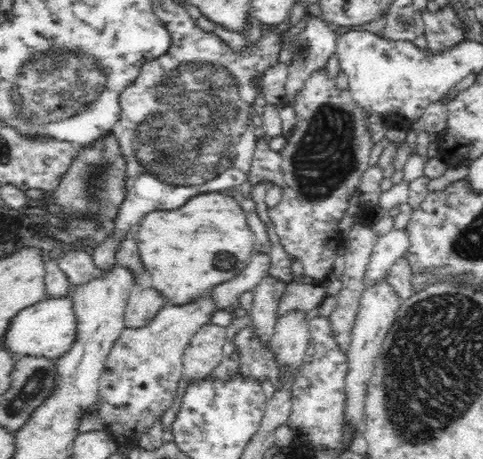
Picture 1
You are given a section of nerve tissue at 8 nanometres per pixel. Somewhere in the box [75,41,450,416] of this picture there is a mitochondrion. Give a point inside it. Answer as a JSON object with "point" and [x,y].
{"point":[193,124]}

